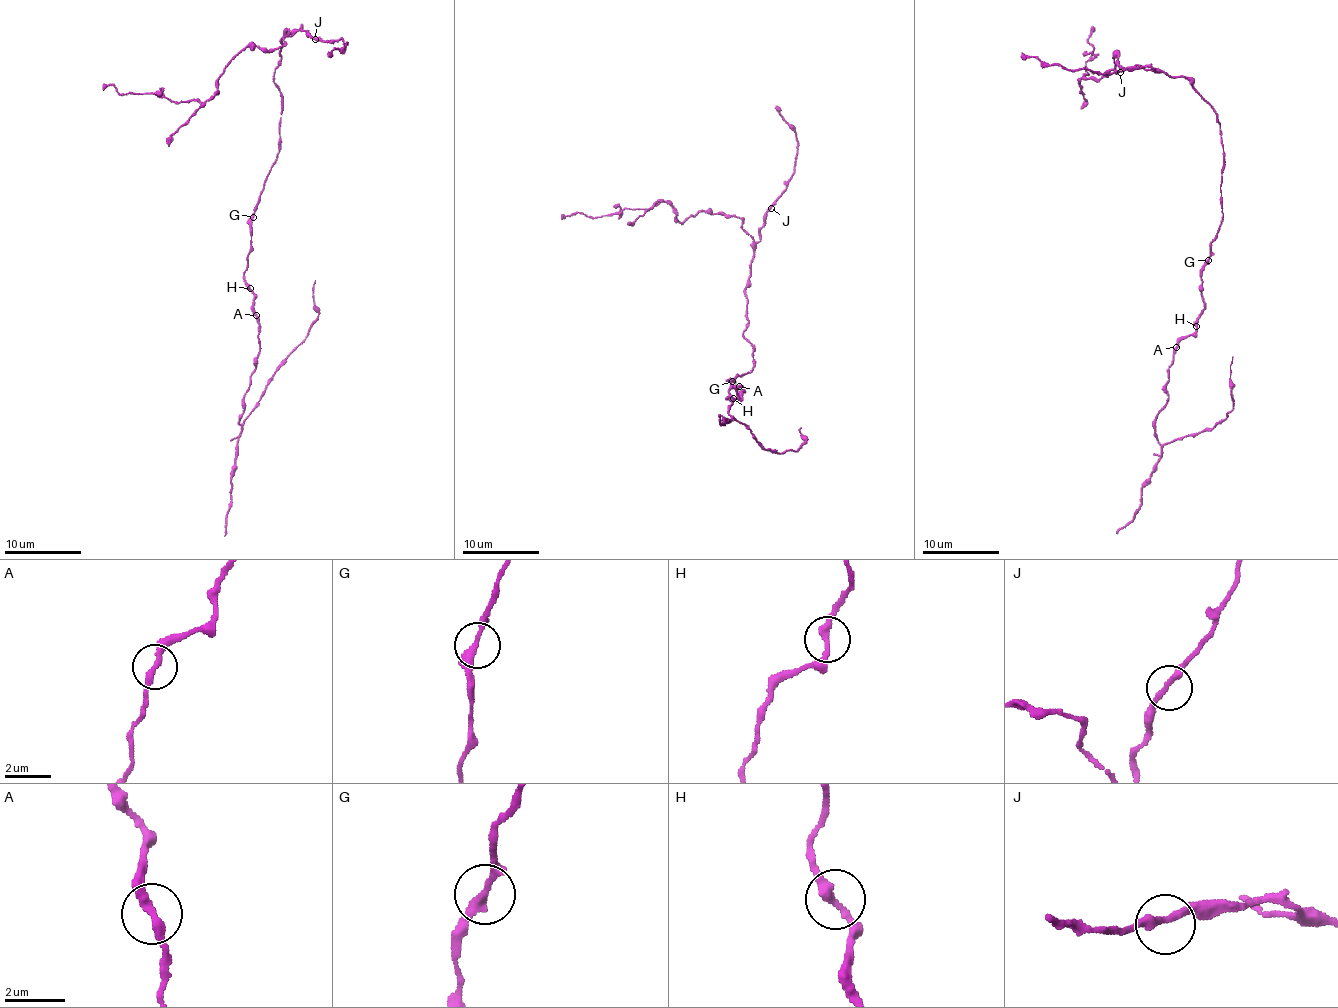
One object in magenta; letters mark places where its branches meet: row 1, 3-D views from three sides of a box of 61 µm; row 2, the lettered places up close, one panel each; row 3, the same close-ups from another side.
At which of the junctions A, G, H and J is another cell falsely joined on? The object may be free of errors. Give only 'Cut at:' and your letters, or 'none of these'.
Cut at: none of these

